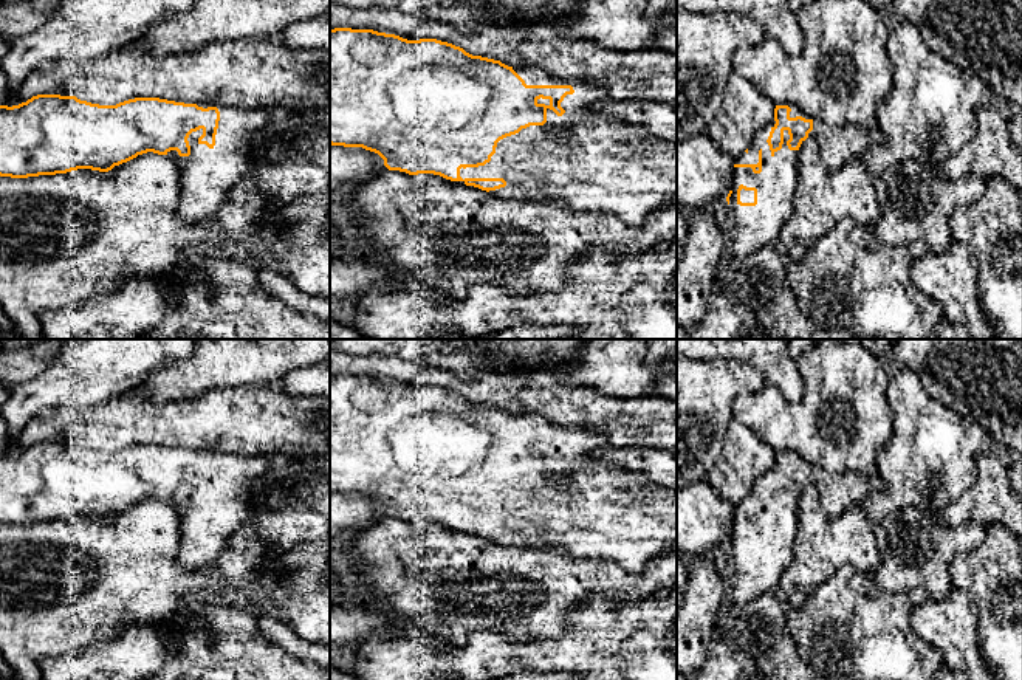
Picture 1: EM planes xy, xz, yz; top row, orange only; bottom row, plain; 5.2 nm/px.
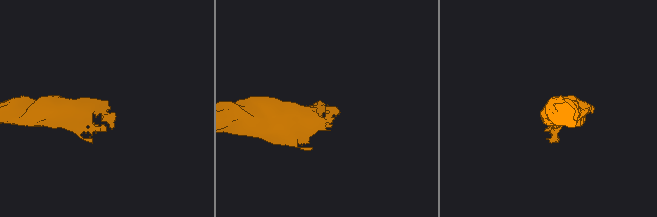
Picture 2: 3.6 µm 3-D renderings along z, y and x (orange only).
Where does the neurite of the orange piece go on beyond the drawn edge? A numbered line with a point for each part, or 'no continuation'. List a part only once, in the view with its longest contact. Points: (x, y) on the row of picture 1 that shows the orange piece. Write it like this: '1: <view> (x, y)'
1: xz (604, 166)

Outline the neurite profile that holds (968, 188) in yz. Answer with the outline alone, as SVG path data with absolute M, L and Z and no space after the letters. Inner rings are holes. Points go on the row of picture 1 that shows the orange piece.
M979 105L976 116L974 138L937 164L955 183L957 208L982 198L986 180L994 175L1022 191L1022 144L1013 141L1010 119L991 105Z

